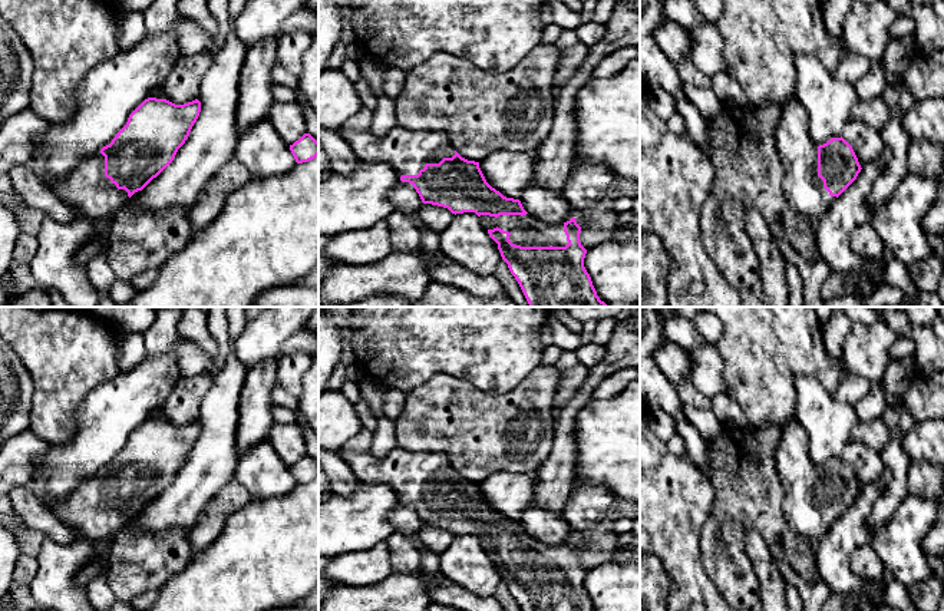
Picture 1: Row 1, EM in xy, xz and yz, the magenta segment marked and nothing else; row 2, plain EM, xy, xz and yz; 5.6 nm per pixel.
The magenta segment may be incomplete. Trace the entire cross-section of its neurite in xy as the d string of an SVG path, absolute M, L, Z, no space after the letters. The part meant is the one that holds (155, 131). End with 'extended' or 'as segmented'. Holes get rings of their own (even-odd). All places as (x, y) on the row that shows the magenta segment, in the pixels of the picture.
M148 98L109 145L59 182L44 182L85 217L93 221L109 218L174 161L199 112L198 99L175 105Z; extended

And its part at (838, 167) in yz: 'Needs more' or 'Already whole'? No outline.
Needs more

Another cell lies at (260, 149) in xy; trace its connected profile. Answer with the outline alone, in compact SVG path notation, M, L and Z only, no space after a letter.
M268 118L240 135L234 159L248 169L252 179L283 175L297 164L290 145L278 136Z

